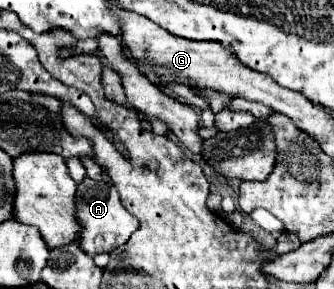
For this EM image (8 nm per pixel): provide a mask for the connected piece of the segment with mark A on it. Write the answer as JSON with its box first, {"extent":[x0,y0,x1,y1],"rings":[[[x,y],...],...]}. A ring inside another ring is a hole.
{"extent":[75,178,137,256],"rings":[[[83,178],[77,186],[77,198],[75,198],[75,216],[81,224],[81,236],[79,236],[79,246],[83,252],[89,256],[95,256],[99,252],[111,252],[125,244],[133,230],[137,228],[137,220],[123,208],[117,190],[105,182],[105,180],[91,180]]]}

